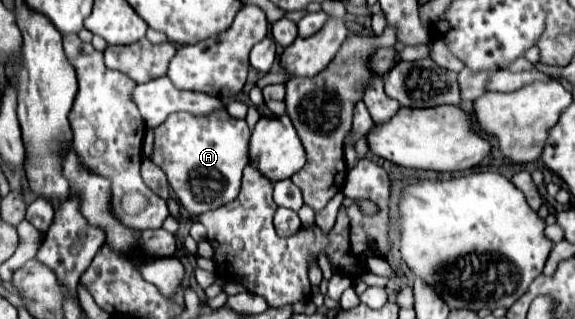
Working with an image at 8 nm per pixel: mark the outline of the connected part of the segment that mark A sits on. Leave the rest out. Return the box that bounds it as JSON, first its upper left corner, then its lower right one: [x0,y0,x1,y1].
[152,109,250,215]

